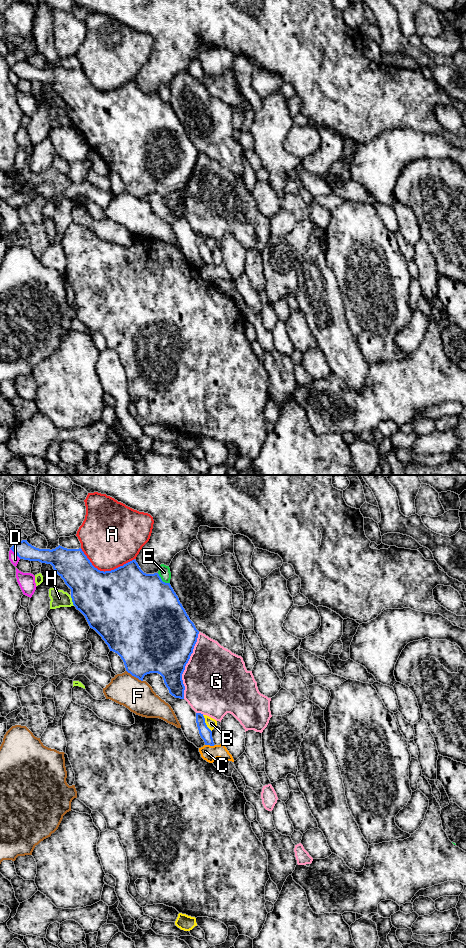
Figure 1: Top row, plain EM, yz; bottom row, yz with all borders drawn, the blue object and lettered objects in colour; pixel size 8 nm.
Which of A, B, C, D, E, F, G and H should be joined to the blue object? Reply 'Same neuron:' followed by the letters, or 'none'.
Same neuron: none

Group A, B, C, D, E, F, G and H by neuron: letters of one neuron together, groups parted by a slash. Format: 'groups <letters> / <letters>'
groups A / B F / C / D / E / G / H

